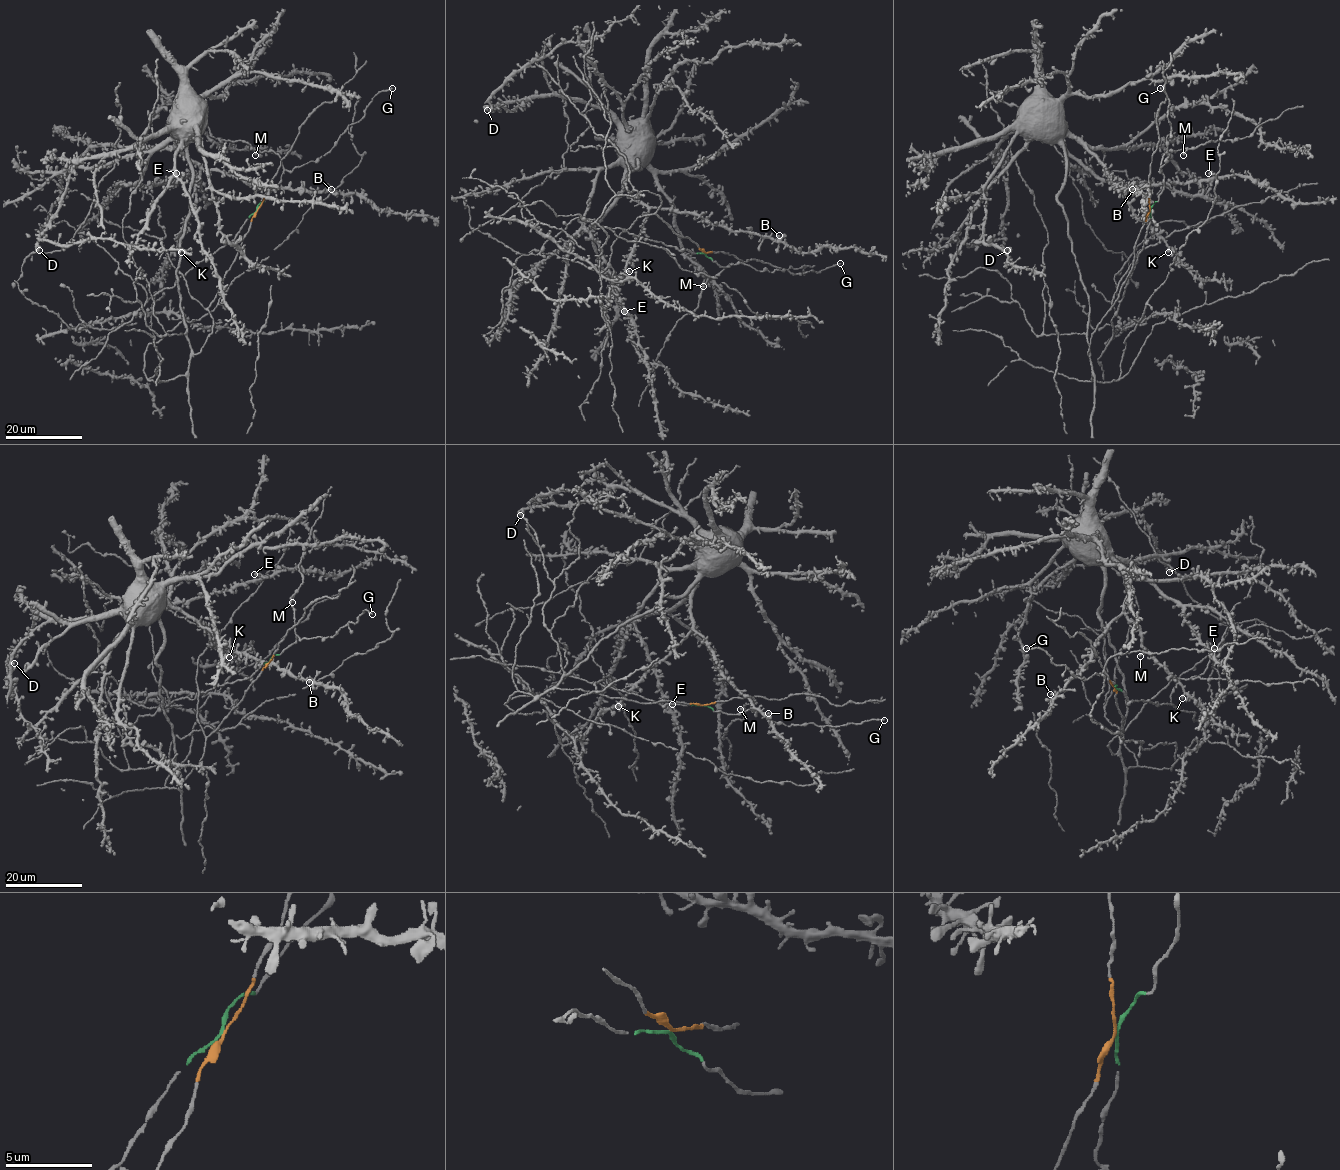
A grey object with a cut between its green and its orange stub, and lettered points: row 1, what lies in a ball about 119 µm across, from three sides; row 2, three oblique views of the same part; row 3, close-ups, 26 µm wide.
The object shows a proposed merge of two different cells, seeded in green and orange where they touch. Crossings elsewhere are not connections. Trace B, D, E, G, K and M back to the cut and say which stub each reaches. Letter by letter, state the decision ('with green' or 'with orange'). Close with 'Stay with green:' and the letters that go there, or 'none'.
B: with orange
D: with orange
E: with orange
G: with green
K: with orange
M: with green
Stay with green: G, M

